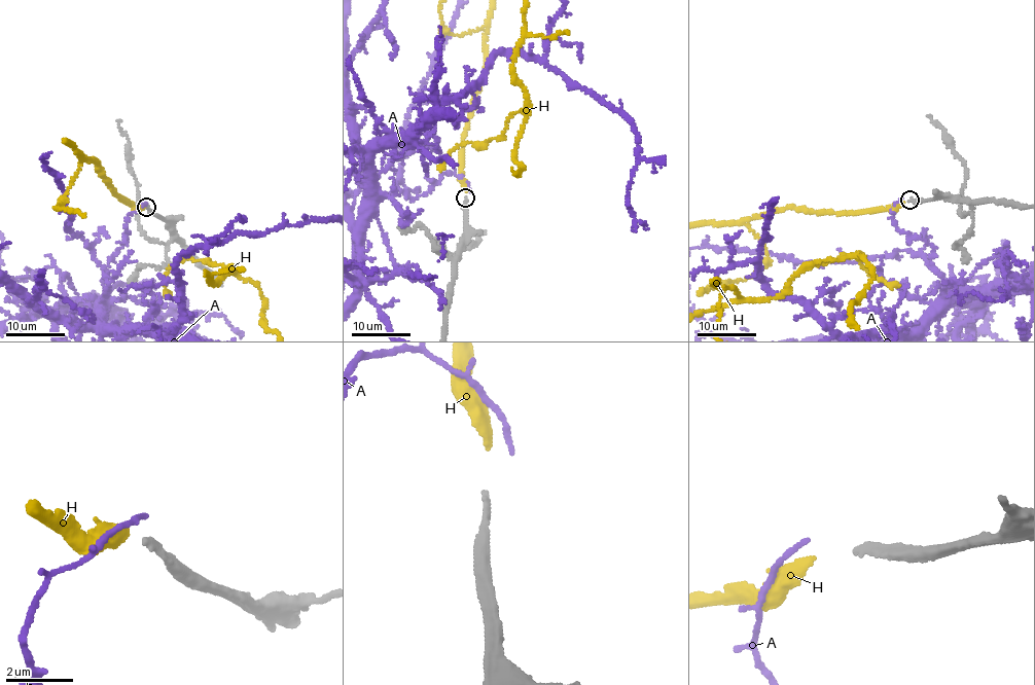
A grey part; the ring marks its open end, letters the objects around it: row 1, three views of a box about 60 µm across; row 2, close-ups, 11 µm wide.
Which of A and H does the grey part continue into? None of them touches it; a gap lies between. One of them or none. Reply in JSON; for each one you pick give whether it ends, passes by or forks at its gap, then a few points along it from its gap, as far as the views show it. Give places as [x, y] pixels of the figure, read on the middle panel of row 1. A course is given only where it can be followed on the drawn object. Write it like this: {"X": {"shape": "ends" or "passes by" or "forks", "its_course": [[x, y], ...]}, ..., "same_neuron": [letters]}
{"H": {"shape": "ends"}, "same_neuron": ["H"]}

